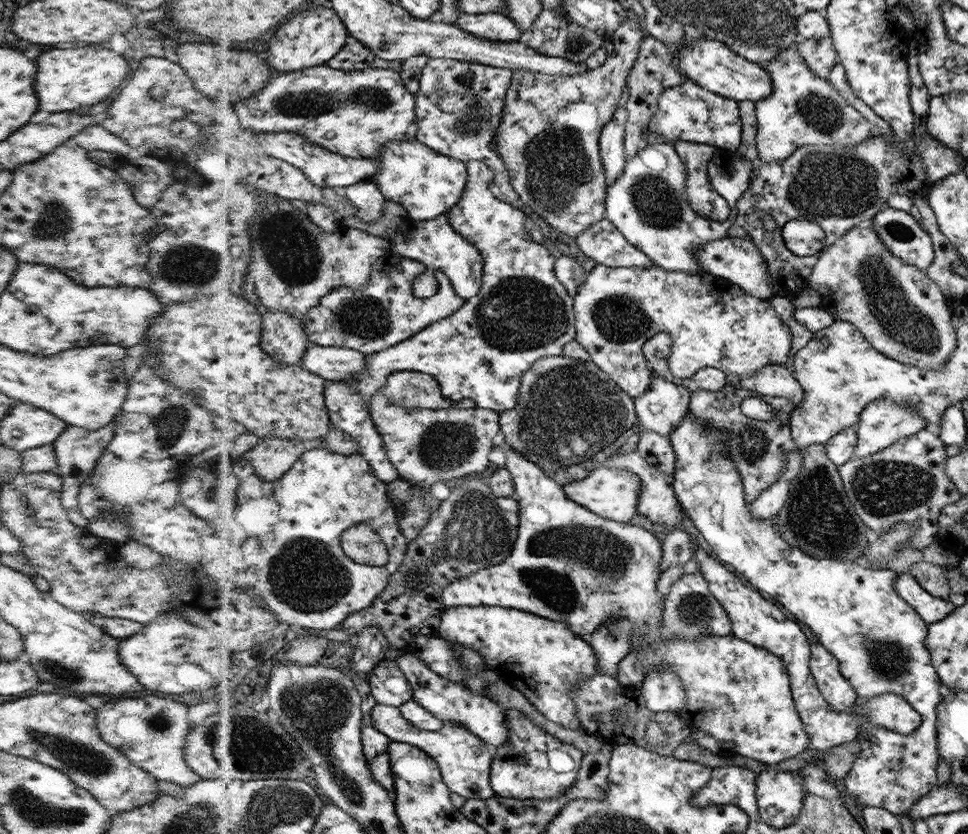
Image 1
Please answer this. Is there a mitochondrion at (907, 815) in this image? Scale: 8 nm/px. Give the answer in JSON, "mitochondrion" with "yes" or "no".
{"mitochondrion":"no"}

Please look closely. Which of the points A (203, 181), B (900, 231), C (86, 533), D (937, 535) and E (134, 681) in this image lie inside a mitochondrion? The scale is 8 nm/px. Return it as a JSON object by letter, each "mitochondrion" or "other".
{"A":"other","B":"mitochondrion","C":"other","D":"other","E":"other"}

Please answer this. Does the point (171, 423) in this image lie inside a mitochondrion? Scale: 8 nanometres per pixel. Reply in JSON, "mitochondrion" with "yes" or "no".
{"mitochondrion":"yes"}

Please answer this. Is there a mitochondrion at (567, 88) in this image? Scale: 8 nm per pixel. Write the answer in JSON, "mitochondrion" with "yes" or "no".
{"mitochondrion":"no"}

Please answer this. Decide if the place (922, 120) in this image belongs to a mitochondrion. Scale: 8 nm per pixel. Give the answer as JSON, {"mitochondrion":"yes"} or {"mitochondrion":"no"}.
{"mitochondrion":"no"}

